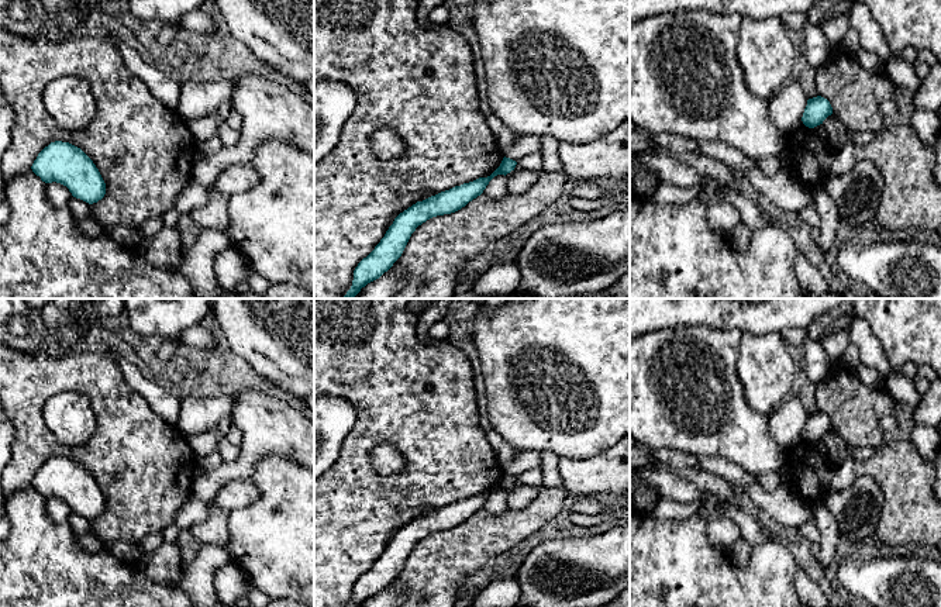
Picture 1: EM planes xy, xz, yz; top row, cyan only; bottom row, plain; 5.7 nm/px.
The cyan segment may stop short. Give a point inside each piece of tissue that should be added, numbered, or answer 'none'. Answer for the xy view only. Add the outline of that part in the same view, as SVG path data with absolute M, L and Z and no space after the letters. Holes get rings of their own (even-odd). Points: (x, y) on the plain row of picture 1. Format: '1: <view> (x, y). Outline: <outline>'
none

